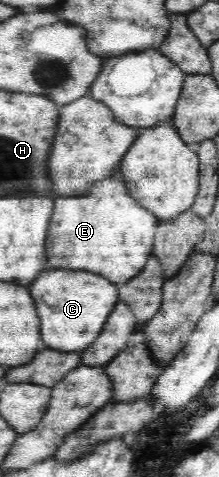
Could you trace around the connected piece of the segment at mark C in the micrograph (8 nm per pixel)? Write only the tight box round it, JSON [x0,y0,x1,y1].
[31,269,119,352]

